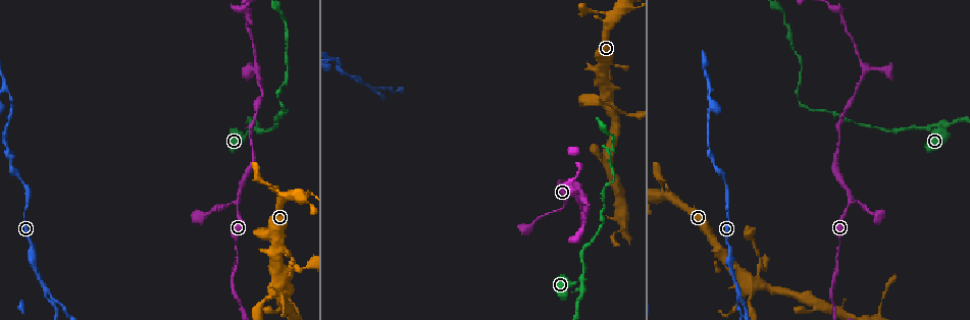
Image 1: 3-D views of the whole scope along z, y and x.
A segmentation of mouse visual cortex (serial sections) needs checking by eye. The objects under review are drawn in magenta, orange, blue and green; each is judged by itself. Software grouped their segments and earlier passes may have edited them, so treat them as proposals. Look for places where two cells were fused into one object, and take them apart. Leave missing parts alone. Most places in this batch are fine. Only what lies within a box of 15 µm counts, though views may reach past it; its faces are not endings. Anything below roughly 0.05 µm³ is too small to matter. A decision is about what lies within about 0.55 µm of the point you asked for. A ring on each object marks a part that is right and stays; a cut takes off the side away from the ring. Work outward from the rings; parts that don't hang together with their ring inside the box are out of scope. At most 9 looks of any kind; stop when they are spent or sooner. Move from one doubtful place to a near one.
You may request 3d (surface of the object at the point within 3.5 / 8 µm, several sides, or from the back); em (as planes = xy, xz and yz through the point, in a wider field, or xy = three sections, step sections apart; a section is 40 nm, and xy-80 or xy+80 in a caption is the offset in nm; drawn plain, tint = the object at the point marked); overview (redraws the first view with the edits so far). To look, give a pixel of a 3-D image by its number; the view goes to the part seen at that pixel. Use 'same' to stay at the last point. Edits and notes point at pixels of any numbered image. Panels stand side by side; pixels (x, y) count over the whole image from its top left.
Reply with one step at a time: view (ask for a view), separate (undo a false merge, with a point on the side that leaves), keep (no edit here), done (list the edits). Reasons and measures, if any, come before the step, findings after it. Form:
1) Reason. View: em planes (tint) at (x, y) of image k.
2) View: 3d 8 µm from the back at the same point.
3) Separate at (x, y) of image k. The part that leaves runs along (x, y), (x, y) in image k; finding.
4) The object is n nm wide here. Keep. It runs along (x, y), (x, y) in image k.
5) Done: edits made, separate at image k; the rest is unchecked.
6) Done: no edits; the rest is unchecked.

Thick turns thin. View: 3d 3.5 µm at (239, 200) of image 1.

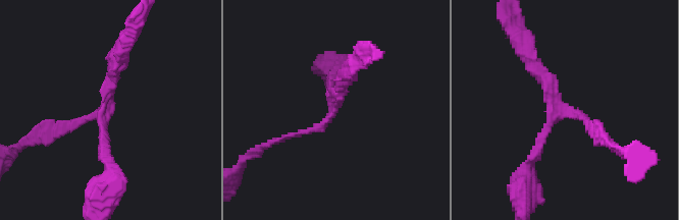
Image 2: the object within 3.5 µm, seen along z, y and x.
View: em xy step 2 (tint) at (332, 99) of image 2.

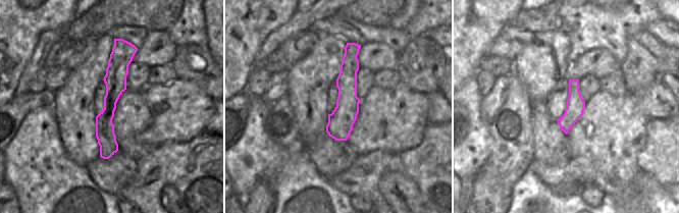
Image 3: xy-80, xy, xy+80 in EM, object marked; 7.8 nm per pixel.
The arms are 100, 200, 200 nm wide. Keep. It runs along (120, 41), (105, 116), (105, 156) in image 3; continuous, no second cell.

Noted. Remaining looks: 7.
View: 3d 3.5 µm at (579, 278) of image 1.

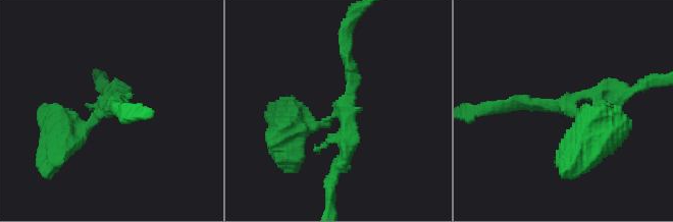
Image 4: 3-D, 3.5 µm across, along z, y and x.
Now the EM. View: em xy step 1 (tint) at (564, 104) of image 4.

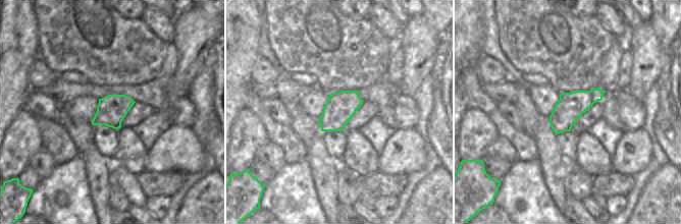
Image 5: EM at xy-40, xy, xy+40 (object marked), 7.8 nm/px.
The object is 240 nm wide here. Keep. It runs along (586, 130), (565, 105), (503, 105) in image 4; one cell here.

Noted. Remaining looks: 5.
Three arms meet. View: 3d 3.5 µm at (761, 266) of image 1.

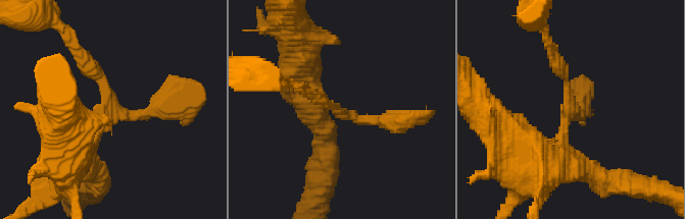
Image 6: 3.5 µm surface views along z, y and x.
3 arms meet here; the arms are 150, 200, 400 nm wide; need the tissue. View: em xy step 5 (tint) at (565, 112) of image 6.

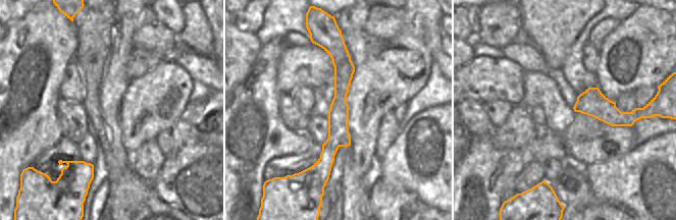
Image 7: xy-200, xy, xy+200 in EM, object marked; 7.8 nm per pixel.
Keep. It runs along (330, 41), (341, 97), (325, 174) in image 7; one cell here.

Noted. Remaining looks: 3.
Arms run side by side. View: 3d 3.5 µm at (374, 88) of image 1.

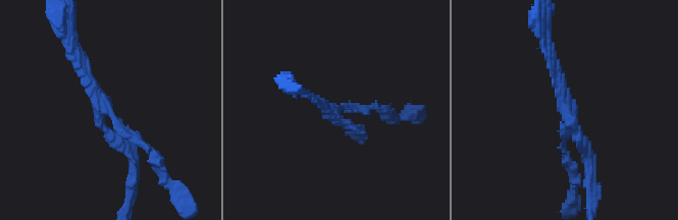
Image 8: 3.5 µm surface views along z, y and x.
View: em xy step 3 (tint) at (102, 108) of image 8.

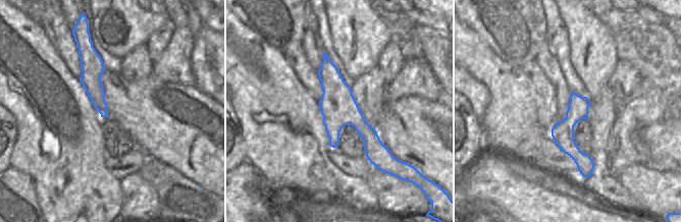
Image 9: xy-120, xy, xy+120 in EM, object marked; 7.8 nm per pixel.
The arms are 100, 150, 150 nm wide. Keep. It runs along (325, 58), (336, 100), (384, 160) in image 9; all the same cell.

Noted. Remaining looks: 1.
Done: no edits; the rest is unchecked.

